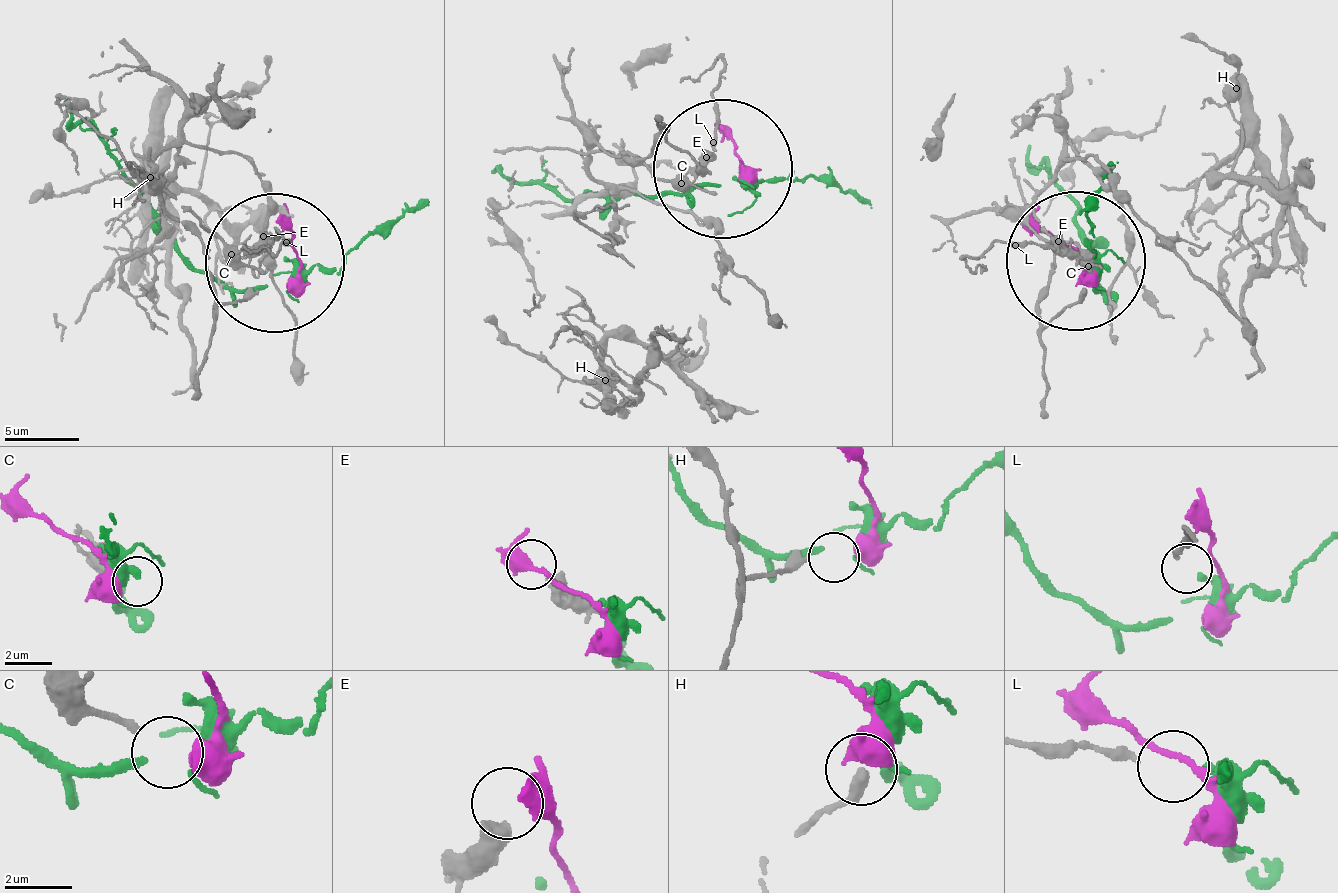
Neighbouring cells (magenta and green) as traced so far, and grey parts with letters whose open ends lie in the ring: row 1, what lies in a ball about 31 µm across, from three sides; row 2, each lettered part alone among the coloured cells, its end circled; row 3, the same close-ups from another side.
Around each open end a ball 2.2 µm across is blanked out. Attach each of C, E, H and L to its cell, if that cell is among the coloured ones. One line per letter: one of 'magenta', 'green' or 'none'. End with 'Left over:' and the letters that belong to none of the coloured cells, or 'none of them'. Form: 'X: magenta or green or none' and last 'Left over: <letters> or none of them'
C: none
E: none
H: magenta
L: green
Left over: C, E

